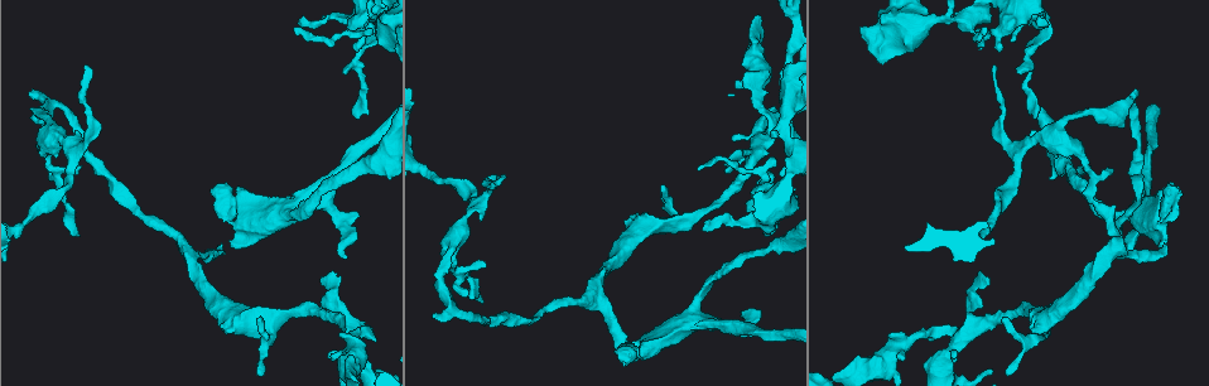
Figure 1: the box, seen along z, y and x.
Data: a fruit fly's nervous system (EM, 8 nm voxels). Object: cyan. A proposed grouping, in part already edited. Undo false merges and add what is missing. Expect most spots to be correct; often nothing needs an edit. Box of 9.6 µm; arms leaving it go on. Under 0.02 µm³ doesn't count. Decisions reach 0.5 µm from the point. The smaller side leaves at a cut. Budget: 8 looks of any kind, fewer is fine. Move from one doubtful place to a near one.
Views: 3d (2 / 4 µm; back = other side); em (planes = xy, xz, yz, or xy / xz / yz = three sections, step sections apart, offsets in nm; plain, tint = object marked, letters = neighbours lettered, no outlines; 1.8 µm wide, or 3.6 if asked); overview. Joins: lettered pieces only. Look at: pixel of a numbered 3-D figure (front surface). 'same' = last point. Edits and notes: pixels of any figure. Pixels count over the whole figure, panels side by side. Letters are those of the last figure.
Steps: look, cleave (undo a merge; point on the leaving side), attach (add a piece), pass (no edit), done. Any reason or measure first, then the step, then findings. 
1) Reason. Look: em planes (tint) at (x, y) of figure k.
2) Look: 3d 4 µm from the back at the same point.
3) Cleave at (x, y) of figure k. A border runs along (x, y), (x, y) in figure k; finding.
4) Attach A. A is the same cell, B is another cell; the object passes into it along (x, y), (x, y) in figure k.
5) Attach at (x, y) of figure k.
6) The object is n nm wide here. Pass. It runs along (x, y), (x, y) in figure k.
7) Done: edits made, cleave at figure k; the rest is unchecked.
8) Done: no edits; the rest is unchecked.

Look: 3d 4 µm at (593, 292) of figure 1.

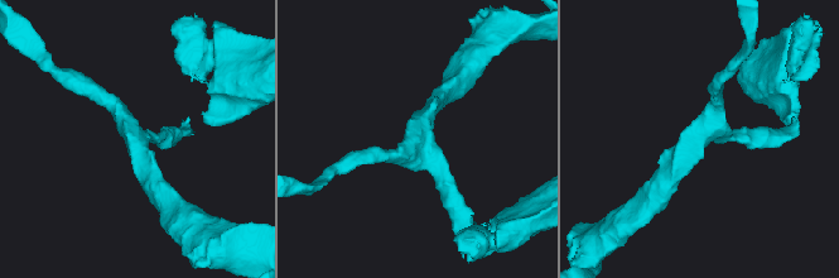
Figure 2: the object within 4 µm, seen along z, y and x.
3 arms meet here; the arms are 170, 180, 240 nm wide; need the tissue. Look: em xz step 4 (tint) at (417, 142) of figure 2.

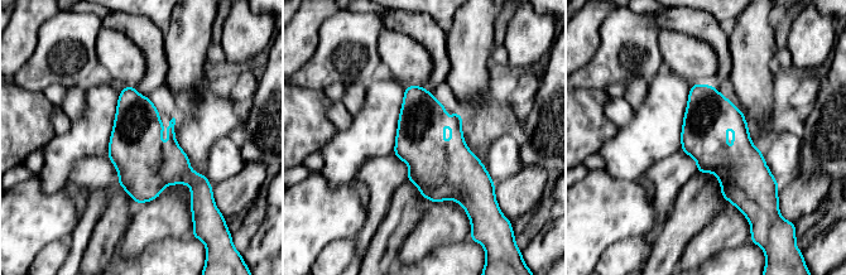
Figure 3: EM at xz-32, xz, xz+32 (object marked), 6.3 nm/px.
See the neighbours. Look: em xz step 4 (letters) at the same point.

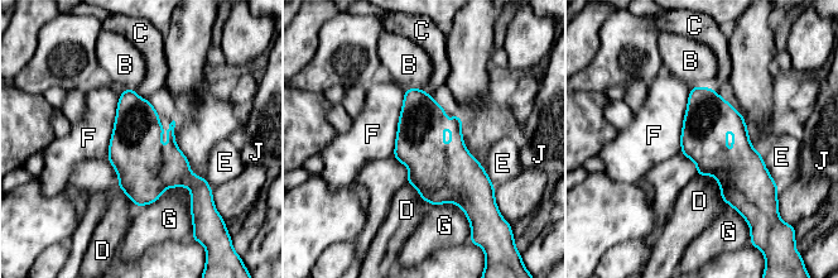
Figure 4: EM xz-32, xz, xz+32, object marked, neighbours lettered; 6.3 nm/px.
Pass. B, C, D, E, F, G and J are other cells; a border runs along (697, 173), (714, 176), (730, 205) in figure 4; continuous, no second neuron.

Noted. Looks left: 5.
An open end. Look: 3d 4 µm at (74, 130) of figure 1.

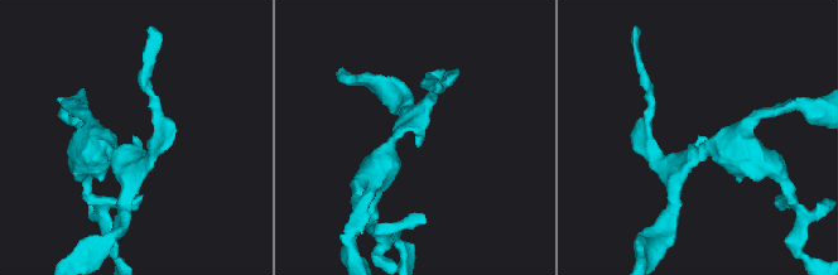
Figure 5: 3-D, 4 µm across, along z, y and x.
The arms are 170, 340 nm wide. Look: em planes (letters) at (416, 146) of figure 5.

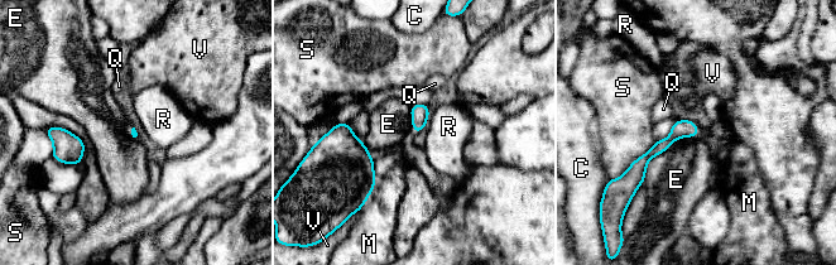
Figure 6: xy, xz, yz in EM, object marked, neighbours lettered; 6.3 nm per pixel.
The longest contact is with E, 420 nm. Pass. C, E, M, Q, R, S and V are other cells; no lettered piece goes on from it.

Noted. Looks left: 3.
Narrows sharply. Look: em xz step 16 (tint) at (785, 134) of figure 1.

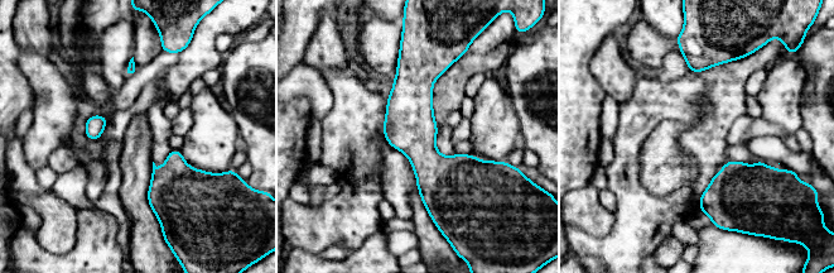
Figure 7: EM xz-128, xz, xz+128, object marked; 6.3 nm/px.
Another direction. Look: em planes (letters) at the same point.

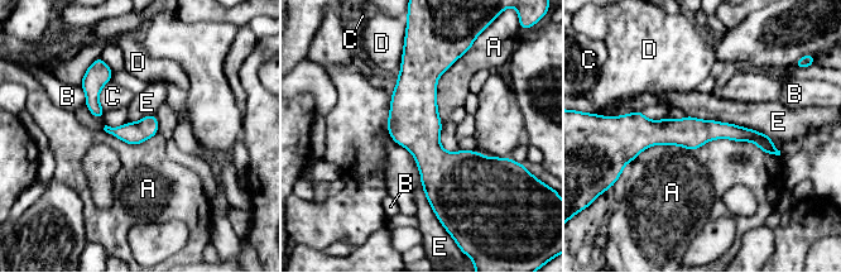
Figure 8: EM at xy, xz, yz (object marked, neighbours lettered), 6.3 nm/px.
The longest contact is with A, 850 nm. Pass. A, B, C, D and E are other cells; one neuron here.

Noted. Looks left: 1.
Done: no edits; the rest is unchecked.

